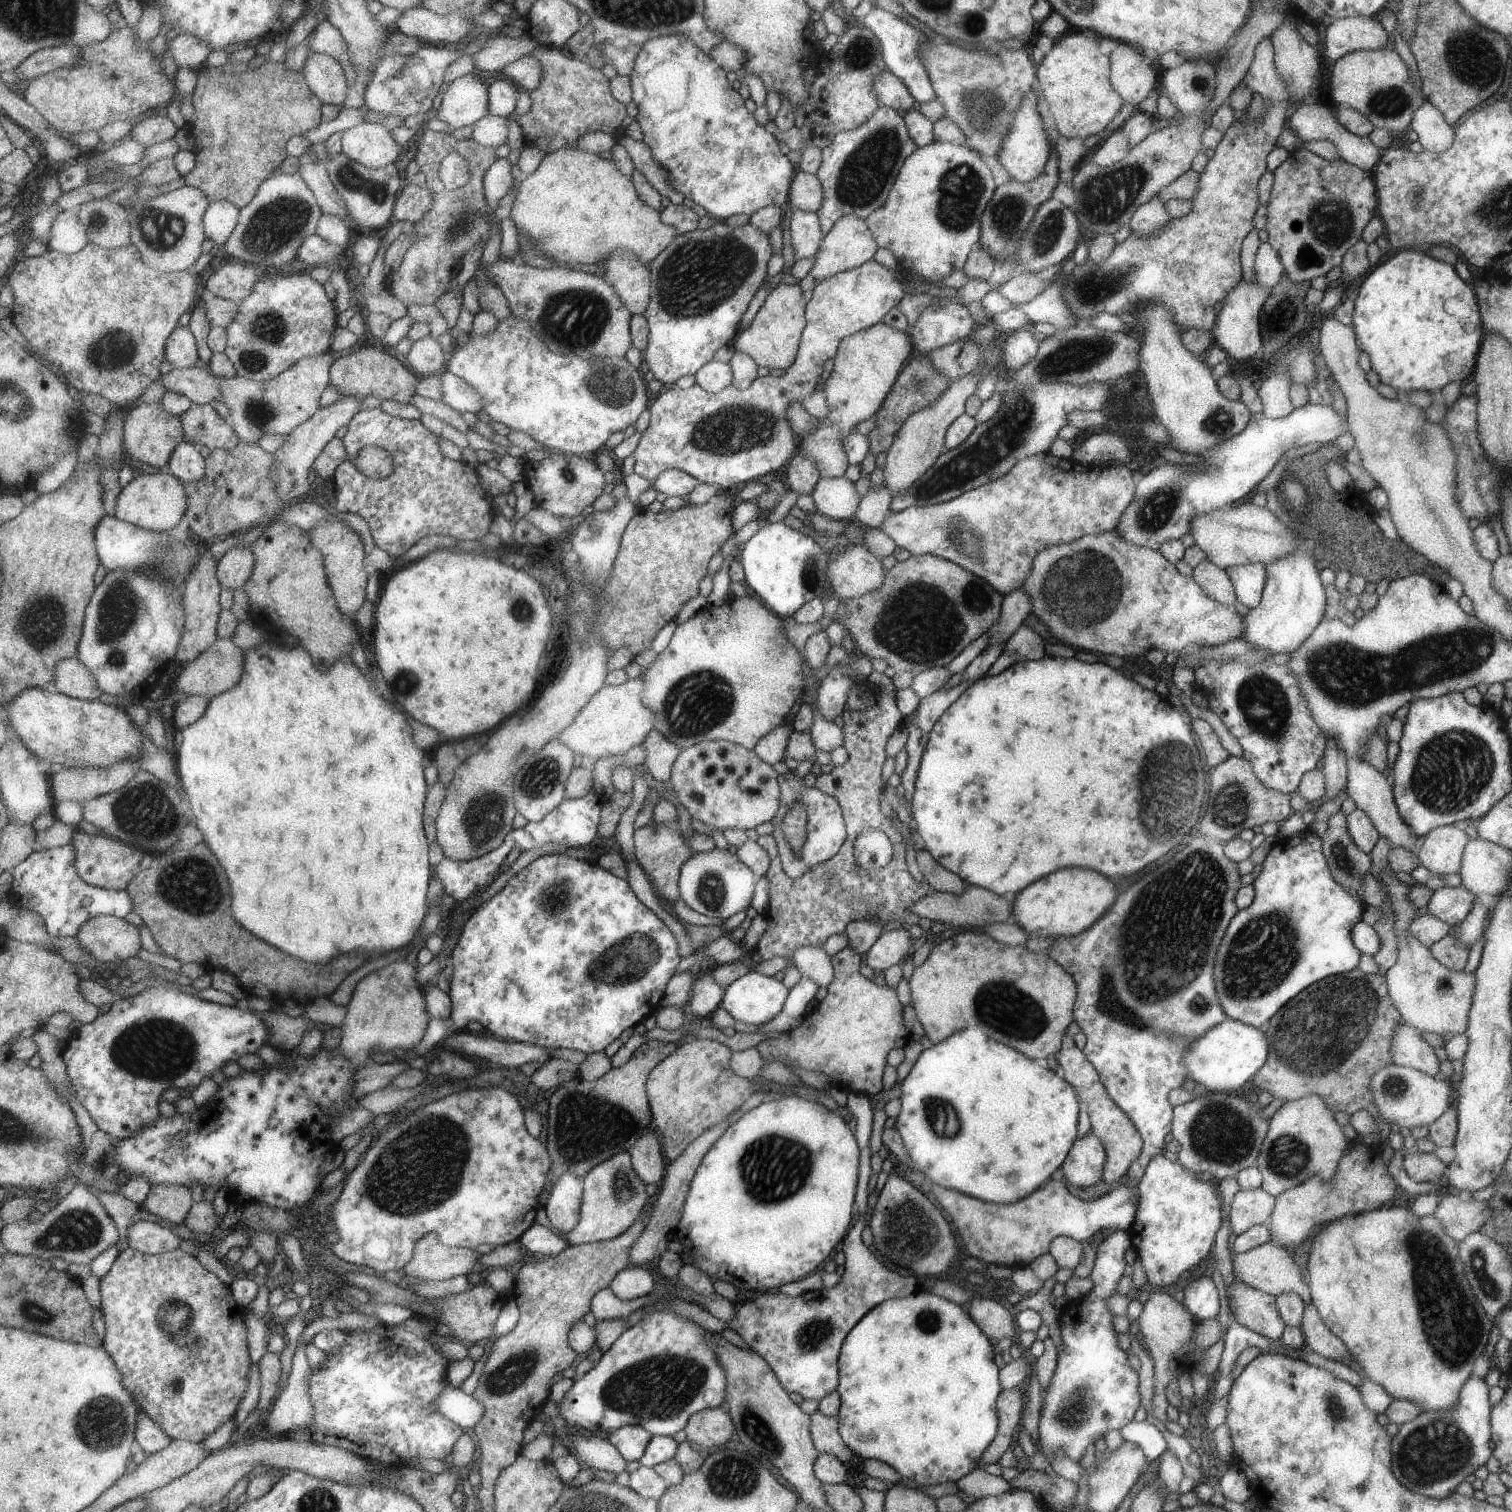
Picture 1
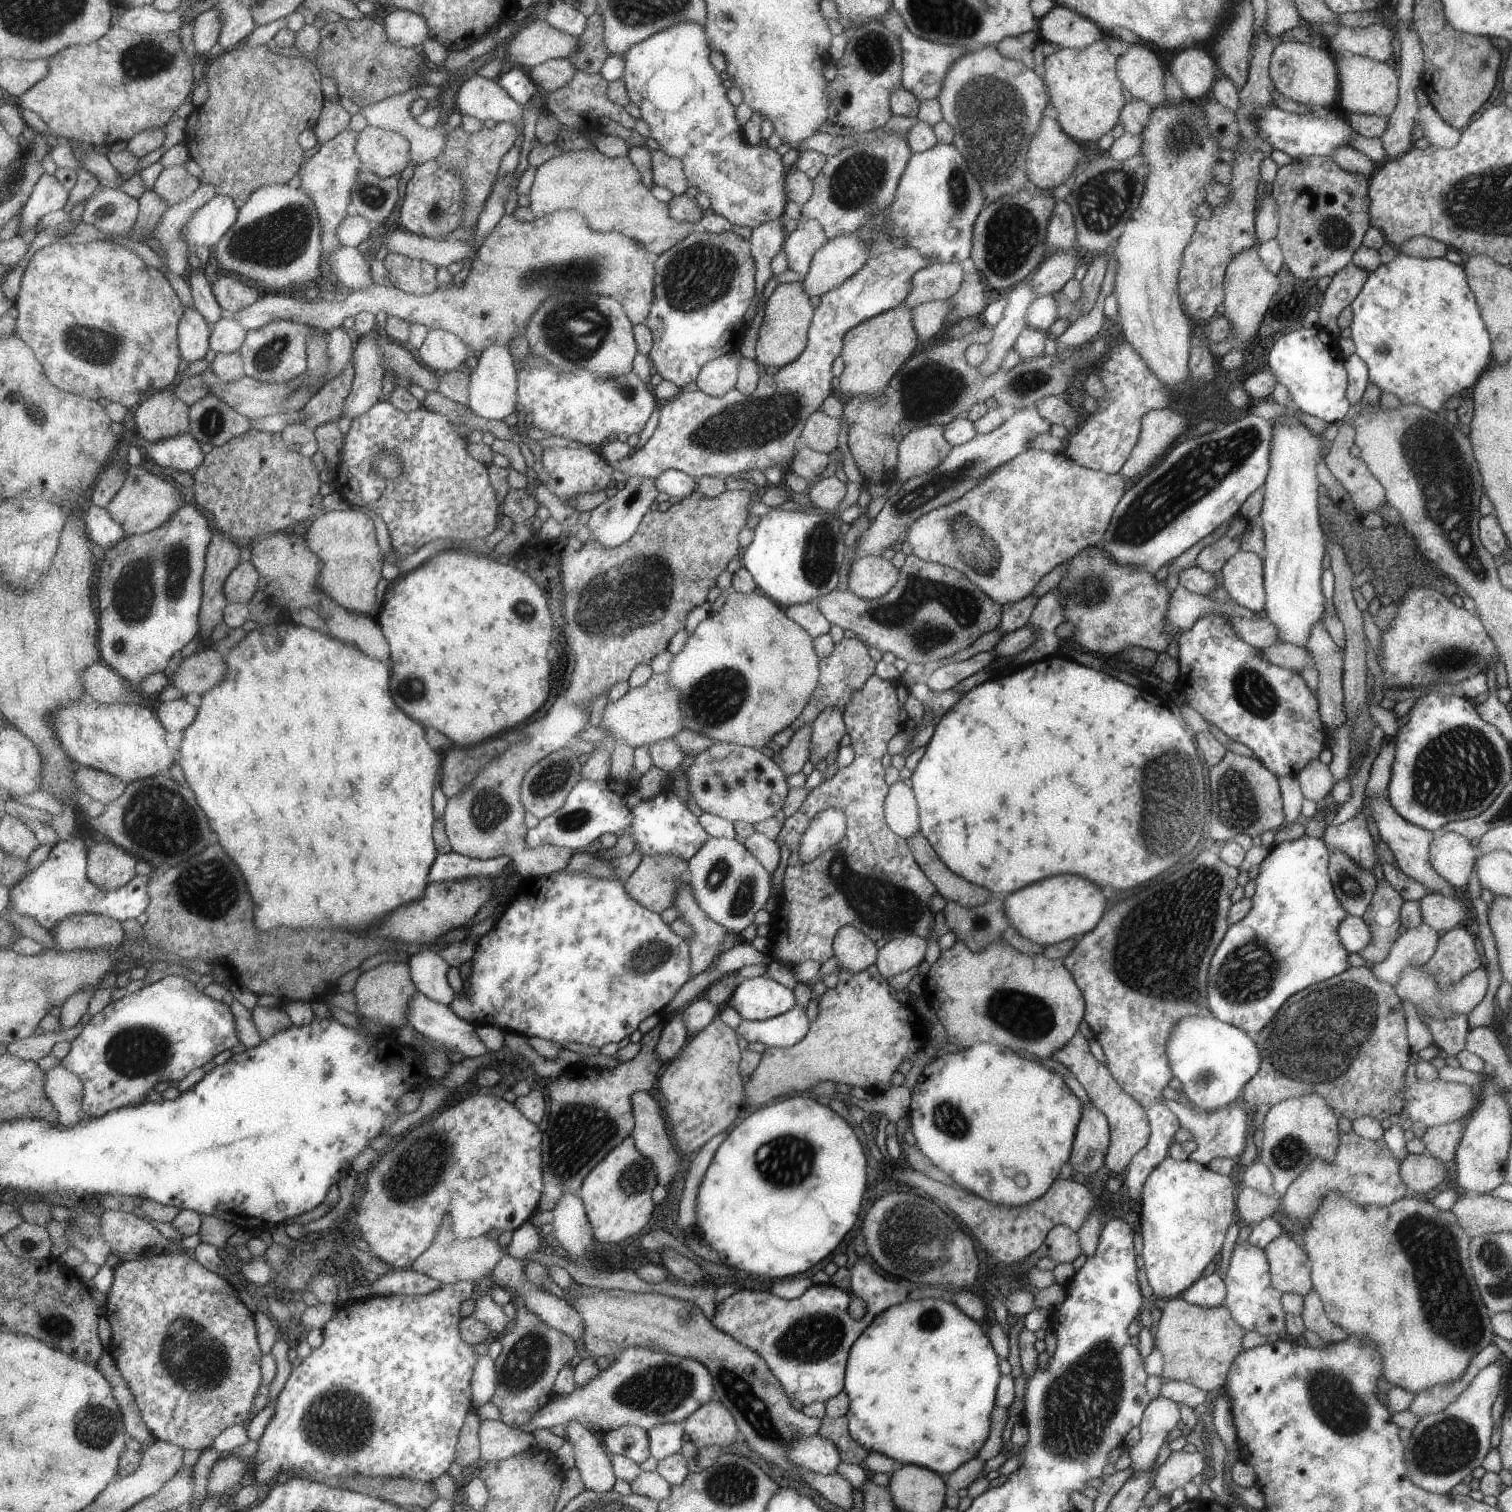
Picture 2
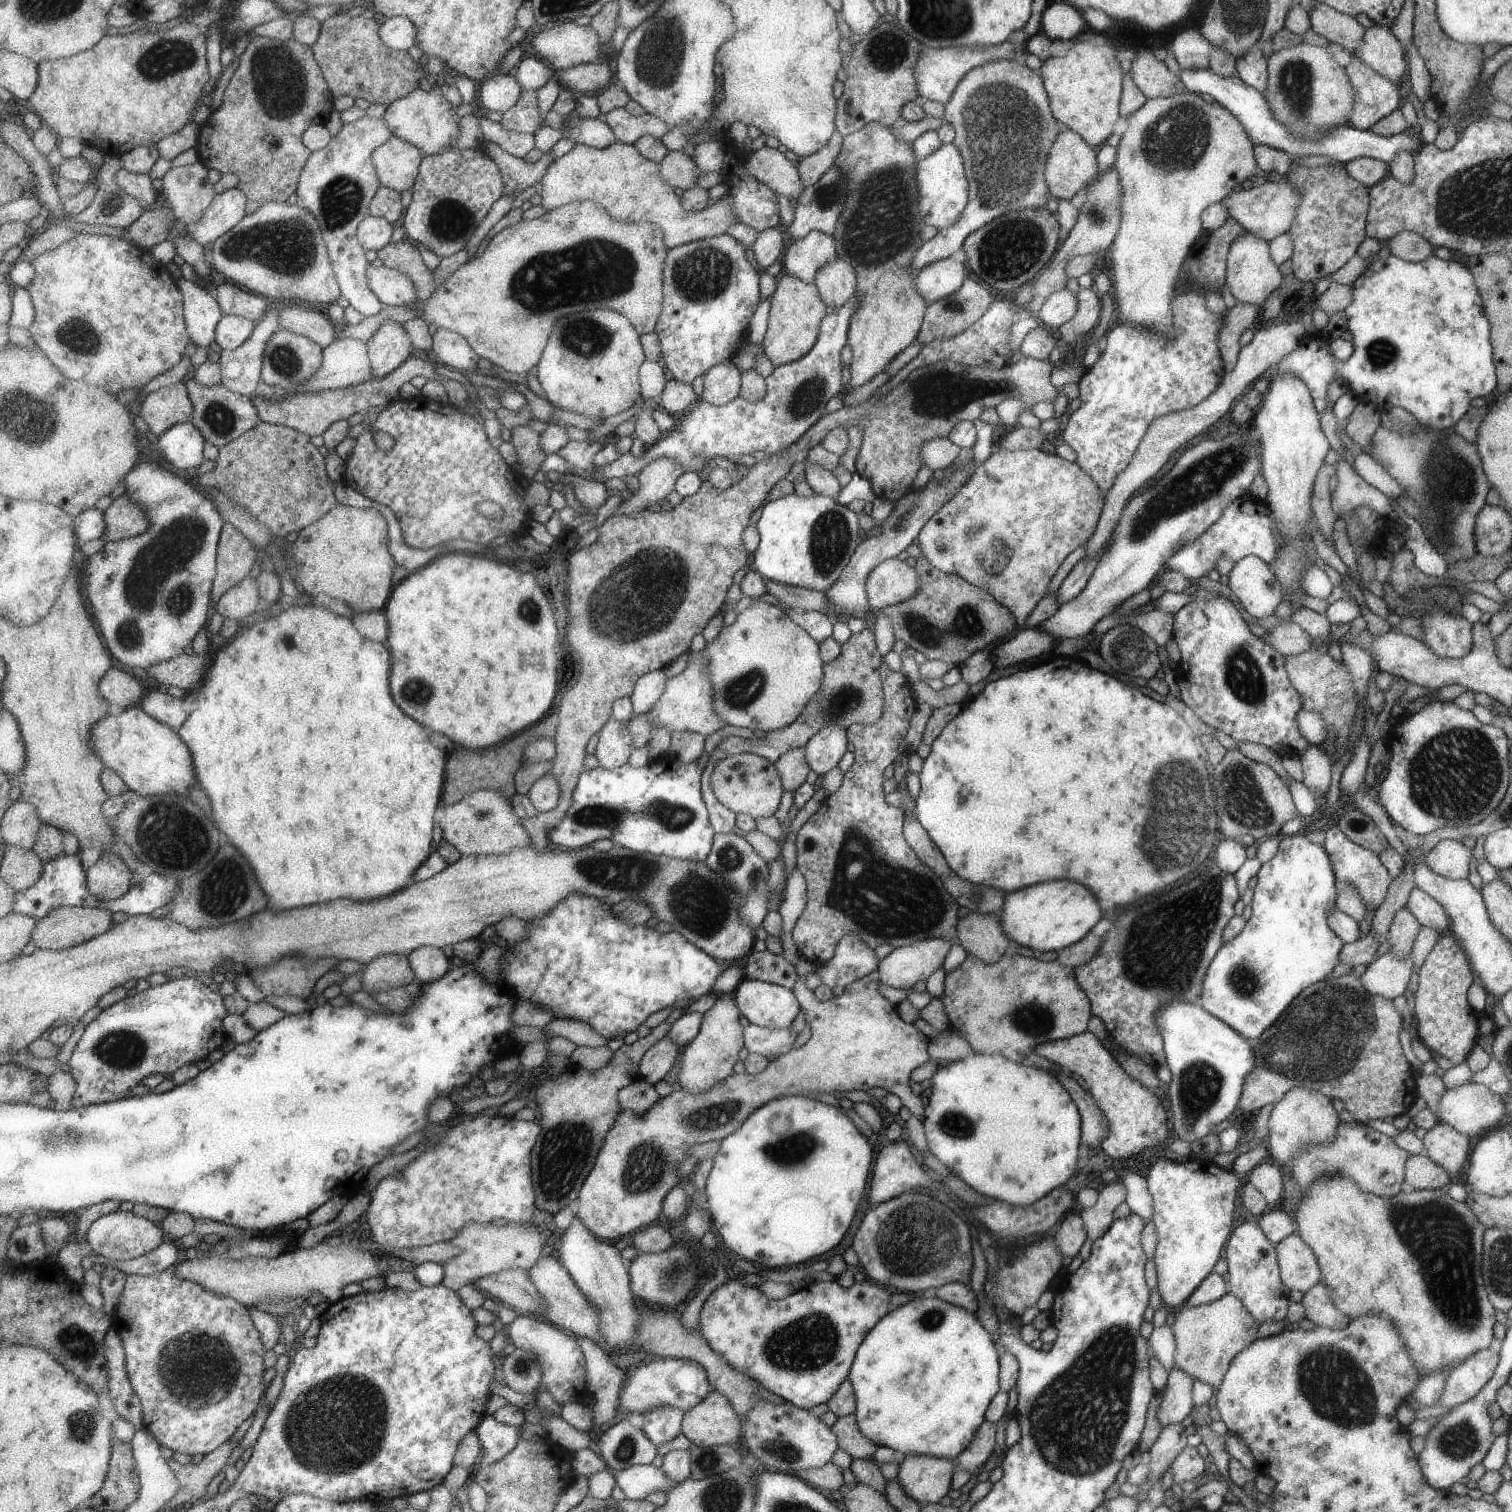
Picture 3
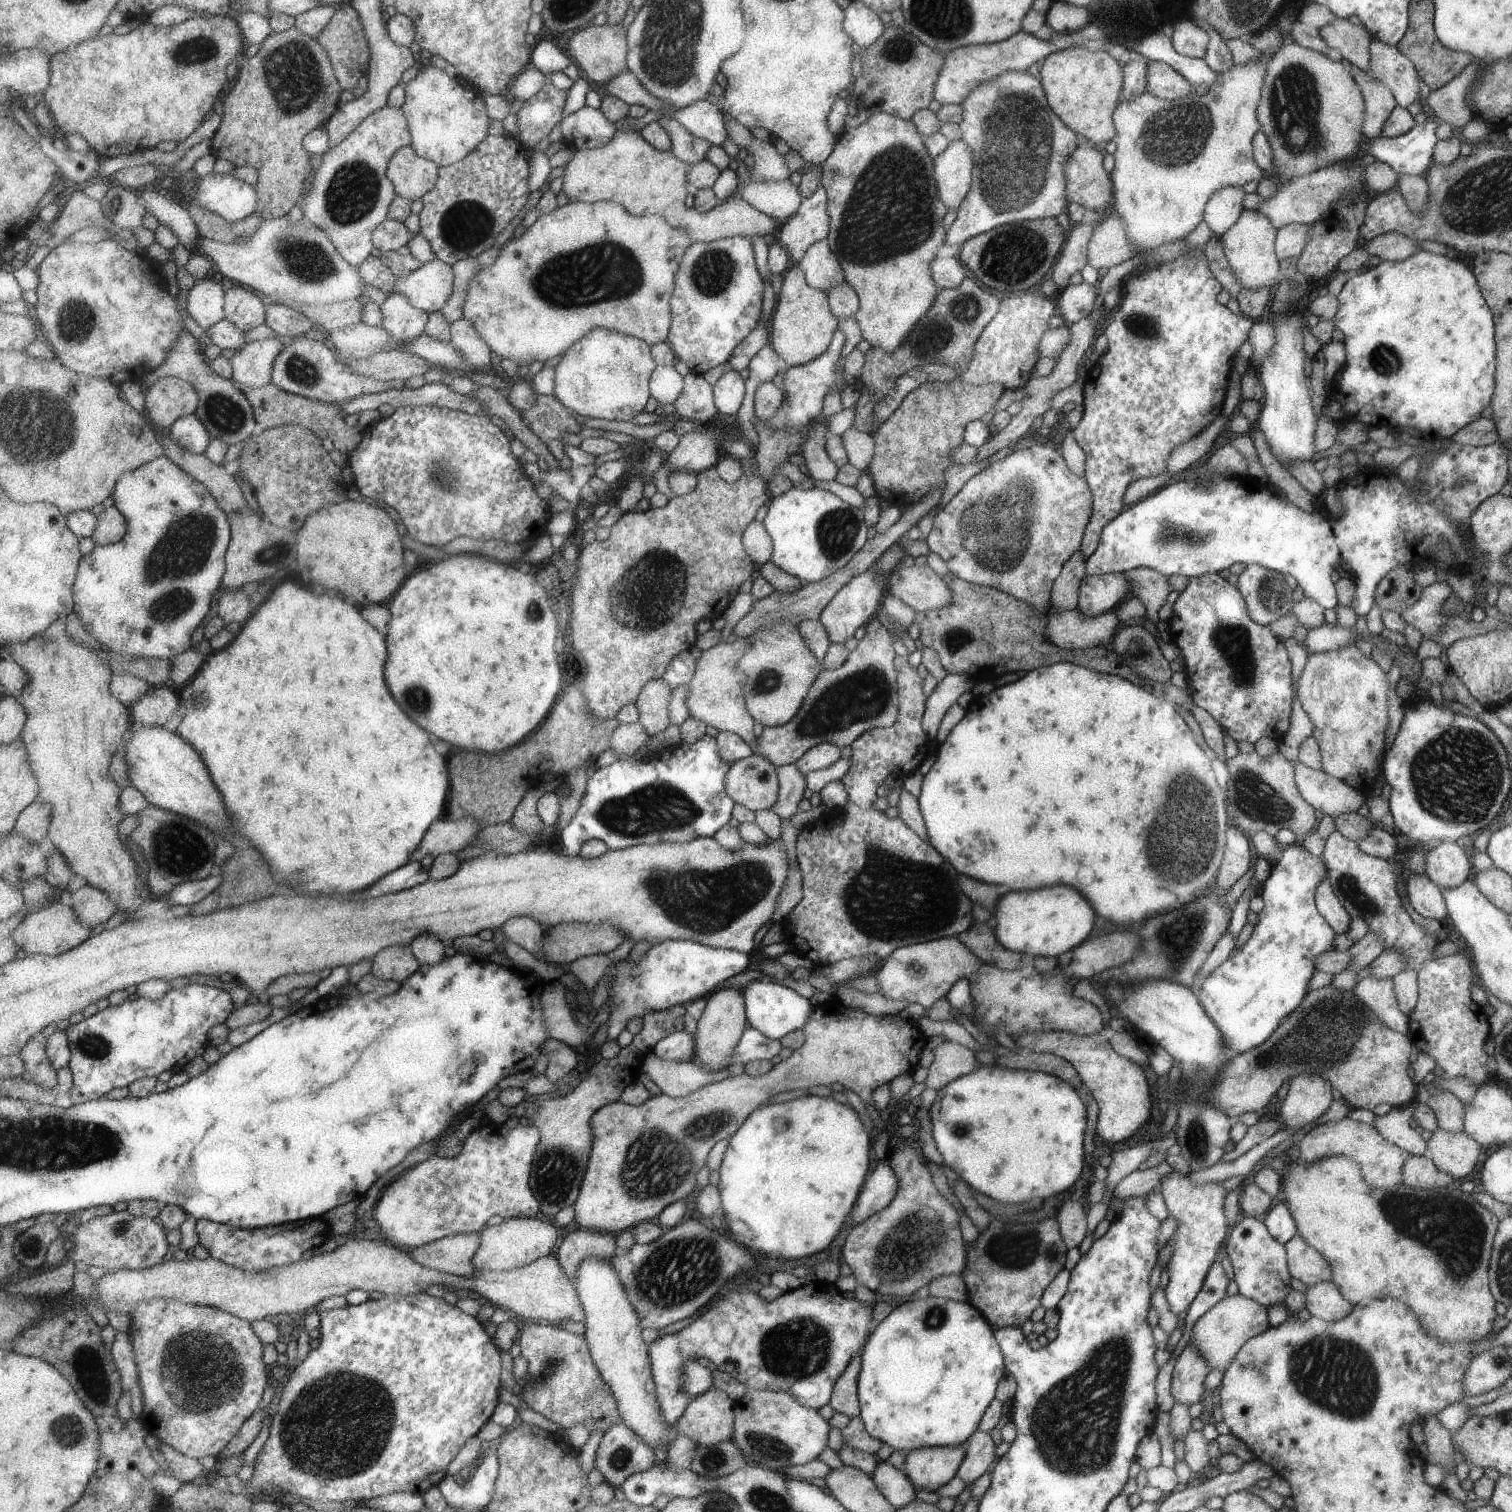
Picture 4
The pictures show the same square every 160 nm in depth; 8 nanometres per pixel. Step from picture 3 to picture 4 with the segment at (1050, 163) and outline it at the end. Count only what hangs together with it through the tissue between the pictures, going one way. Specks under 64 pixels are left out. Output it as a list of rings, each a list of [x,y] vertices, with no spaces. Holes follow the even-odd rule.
[[[1085,144],[1071,154],[1064,169],[1067,203],[1077,203],[1093,211],[1109,204],[1111,182],[1101,160],[1099,151]]]

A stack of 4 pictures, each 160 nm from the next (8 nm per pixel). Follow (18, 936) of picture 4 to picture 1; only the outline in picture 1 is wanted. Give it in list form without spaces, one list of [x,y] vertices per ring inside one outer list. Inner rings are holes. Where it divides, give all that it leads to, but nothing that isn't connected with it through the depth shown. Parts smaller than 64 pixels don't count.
[[[101,915],[87,920],[76,939],[83,950],[103,962],[135,958],[141,950],[139,928],[113,915]]]

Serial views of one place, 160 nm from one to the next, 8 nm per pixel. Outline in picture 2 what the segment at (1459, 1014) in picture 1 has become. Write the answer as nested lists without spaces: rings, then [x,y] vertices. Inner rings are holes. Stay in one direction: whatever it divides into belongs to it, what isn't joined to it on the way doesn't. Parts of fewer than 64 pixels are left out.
[[[1408,965],[1400,973],[1400,978],[1394,989],[1403,1000],[1411,1002],[1419,1015],[1429,1015],[1436,1019],[1442,1019],[1449,1018],[1454,1014],[1467,1016],[1468,1012],[1485,996],[1487,985],[1486,970],[1483,966],[1468,972],[1455,986],[1442,991],[1431,976],[1421,970],[1419,965],[1415,967]]]

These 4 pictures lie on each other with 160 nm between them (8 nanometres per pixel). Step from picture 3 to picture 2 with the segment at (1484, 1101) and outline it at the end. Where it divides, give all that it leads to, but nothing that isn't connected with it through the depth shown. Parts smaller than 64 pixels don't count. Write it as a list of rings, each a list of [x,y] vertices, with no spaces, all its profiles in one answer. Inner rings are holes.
[[[1416,1078],[1414,1084],[1407,1083],[1403,1091],[1404,1104],[1408,1117],[1412,1122],[1423,1122],[1425,1126],[1442,1125],[1451,1121],[1459,1121],[1465,1114],[1469,1114],[1477,1106],[1475,1096],[1471,1094],[1470,1086],[1461,1086],[1459,1083],[1450,1083],[1437,1078],[1434,1081],[1420,1081]]]

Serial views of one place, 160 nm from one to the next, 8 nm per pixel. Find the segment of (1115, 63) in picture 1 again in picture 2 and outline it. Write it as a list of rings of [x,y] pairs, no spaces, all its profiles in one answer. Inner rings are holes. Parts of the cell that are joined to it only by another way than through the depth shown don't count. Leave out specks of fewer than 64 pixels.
[[[1138,42],[1118,60],[1118,73],[1123,88],[1127,88],[1129,97],[1146,102],[1150,107],[1161,105],[1163,100],[1163,70],[1157,56],[1149,46],[1139,46]]]

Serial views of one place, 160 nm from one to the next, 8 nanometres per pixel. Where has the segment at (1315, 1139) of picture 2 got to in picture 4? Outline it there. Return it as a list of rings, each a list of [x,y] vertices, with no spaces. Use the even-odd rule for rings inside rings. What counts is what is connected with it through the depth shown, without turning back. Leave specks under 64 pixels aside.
[[[1298,1074],[1291,1078],[1289,1083],[1289,1089],[1287,1090],[1286,1096],[1283,1099],[1283,1104],[1281,1105],[1277,1118],[1279,1118],[1282,1122],[1283,1127],[1293,1127],[1296,1130],[1298,1128],[1302,1128],[1303,1126],[1307,1125],[1307,1122],[1311,1122],[1319,1116],[1319,1114],[1323,1114],[1325,1112],[1325,1108],[1329,1106],[1329,1102],[1331,1102],[1331,1086],[1329,1086],[1329,1081],[1325,1080],[1323,1077],[1310,1075],[1310,1074]]]

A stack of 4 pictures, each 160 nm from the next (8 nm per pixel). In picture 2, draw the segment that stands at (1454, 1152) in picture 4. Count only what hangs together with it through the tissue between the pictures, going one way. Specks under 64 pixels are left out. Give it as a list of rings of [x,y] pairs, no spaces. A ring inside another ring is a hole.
[[[1451,1121],[1442,1125],[1427,1127],[1419,1137],[1424,1144],[1425,1154],[1447,1162],[1453,1158],[1455,1146],[1458,1146],[1461,1138],[1461,1121]]]

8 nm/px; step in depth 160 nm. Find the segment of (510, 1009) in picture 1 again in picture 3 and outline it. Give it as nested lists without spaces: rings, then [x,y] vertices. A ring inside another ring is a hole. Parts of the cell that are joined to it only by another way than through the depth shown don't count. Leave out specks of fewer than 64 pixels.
[[[571,895],[569,899],[556,905],[546,915],[541,915],[537,919],[528,922],[528,936],[527,940],[523,940],[521,944],[515,946],[515,952],[507,954],[509,960],[509,968],[507,968],[507,986],[519,994],[519,998],[525,1000],[533,1000],[539,1004],[545,1004],[549,1008],[553,1008],[557,1012],[557,1016],[565,1016],[571,1020],[581,1020],[589,1024],[597,1033],[600,1033],[605,1039],[613,1039],[615,1036],[621,1036],[625,1032],[637,1030],[653,1012],[659,1012],[667,1006],[671,1006],[675,1000],[693,1001],[702,995],[711,992],[713,982],[719,977],[723,971],[730,966],[728,961],[719,960],[713,955],[705,952],[697,945],[691,944],[686,937],[681,936],[678,932],[657,932],[653,927],[647,928],[645,925],[631,925],[624,919],[616,917],[612,912],[612,906],[605,903],[601,899],[595,897],[588,897],[583,895]]]

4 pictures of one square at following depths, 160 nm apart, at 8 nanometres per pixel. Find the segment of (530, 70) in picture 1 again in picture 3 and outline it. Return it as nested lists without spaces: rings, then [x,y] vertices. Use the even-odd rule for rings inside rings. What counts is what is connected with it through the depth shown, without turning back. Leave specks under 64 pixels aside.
[[[607,60],[601,63],[582,64],[571,67],[565,71],[556,72],[561,87],[569,87],[574,91],[597,92],[603,88],[610,87],[613,82],[613,68]]]

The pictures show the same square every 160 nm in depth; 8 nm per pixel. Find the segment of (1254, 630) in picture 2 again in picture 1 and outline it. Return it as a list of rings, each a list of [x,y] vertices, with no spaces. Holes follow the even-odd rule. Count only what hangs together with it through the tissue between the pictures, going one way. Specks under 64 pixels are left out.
[[[1107,531],[1098,535],[1083,535],[1081,539],[1075,539],[1071,543],[1059,543],[1039,551],[1032,563],[1030,576],[1024,581],[1021,588],[1030,598],[1031,614],[1037,616],[1040,622],[1047,626],[1051,641],[1071,646],[1075,651],[1086,651],[1093,654],[1119,656],[1119,658],[1129,658],[1129,656],[1143,656],[1151,649],[1159,649],[1161,652],[1178,652],[1179,650],[1190,649],[1192,647],[1213,646],[1219,643],[1226,643],[1230,640],[1239,639],[1244,630],[1243,617],[1235,611],[1234,605],[1222,605],[1208,597],[1202,588],[1191,578],[1181,575],[1175,565],[1169,563],[1159,551],[1132,545],[1121,540],[1116,532]]]

